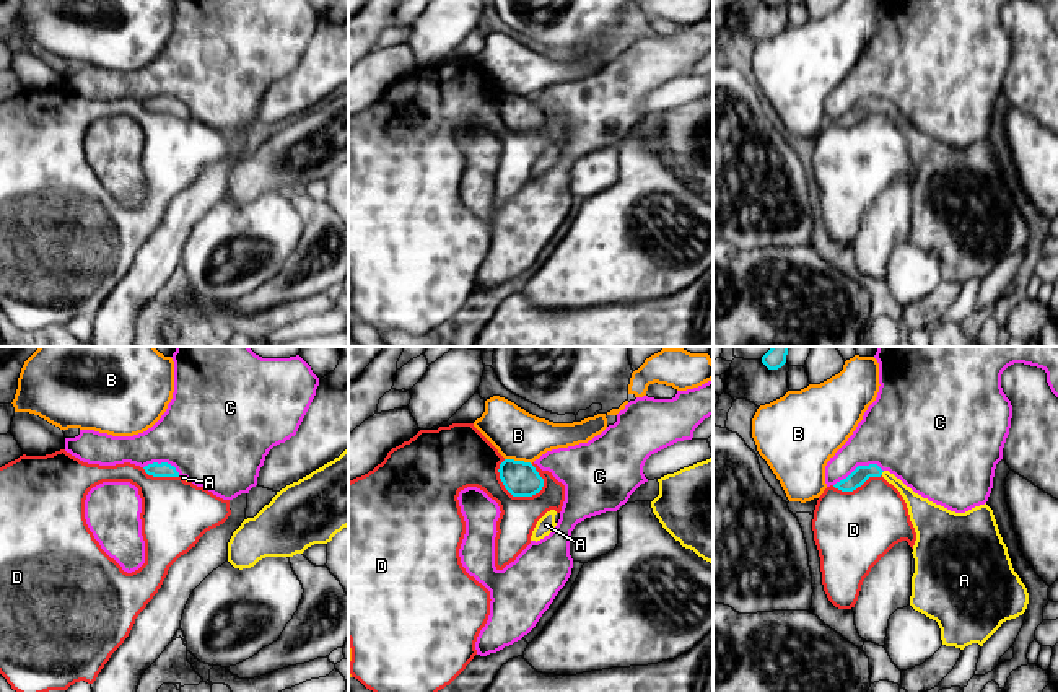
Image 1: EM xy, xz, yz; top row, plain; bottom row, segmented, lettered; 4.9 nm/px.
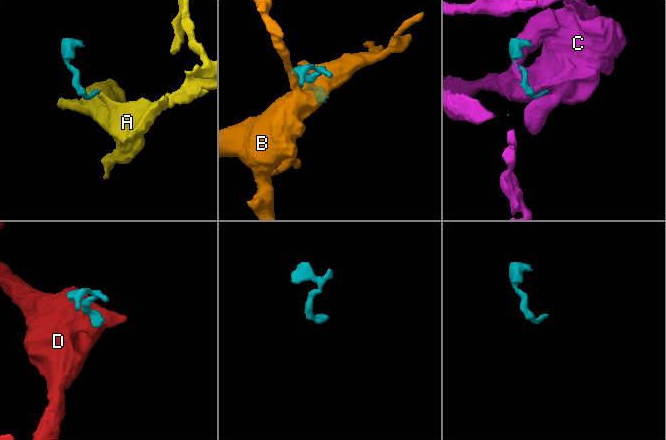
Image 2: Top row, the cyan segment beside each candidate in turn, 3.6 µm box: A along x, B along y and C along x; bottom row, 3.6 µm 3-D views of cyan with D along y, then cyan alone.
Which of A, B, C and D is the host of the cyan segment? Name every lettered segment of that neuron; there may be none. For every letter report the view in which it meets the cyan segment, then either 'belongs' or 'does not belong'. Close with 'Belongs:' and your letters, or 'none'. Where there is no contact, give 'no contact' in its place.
A: meets cyan in yz; belongs
B: meets cyan in xz; does not belong
C: meets cyan in yz; does not belong
D: meets cyan in xz; does not belong
Belongs: A

